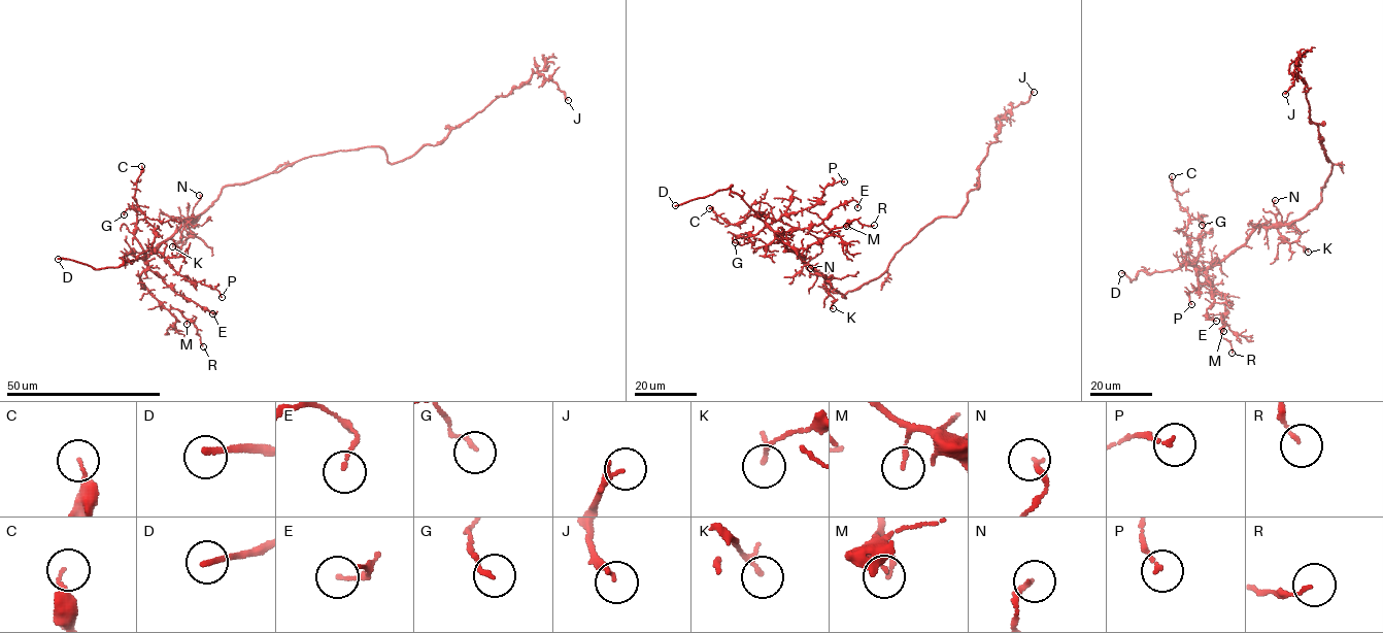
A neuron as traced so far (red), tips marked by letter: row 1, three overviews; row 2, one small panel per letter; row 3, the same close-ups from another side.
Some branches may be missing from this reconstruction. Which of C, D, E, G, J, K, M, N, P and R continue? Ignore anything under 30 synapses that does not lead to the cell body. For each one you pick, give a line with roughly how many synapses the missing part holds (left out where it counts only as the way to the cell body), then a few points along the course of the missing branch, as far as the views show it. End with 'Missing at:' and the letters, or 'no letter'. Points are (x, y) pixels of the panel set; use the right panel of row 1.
Missing at: D

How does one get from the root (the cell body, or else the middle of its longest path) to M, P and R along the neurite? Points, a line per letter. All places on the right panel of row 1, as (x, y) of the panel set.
M: (1328, 177), (1318, 204), (1306, 215), (1291, 223), (1259, 226), (1209, 268), (1207, 276), (1226, 301), (1223, 331)
P: (1328, 177), (1304, 215), (1259, 226), (1211, 267), (1189, 260), (1200, 286), (1188, 292), (1191, 304)
R: (1328, 177), (1306, 215), (1259, 226), (1207, 270), (1225, 298), (1221, 334), (1232, 353)

